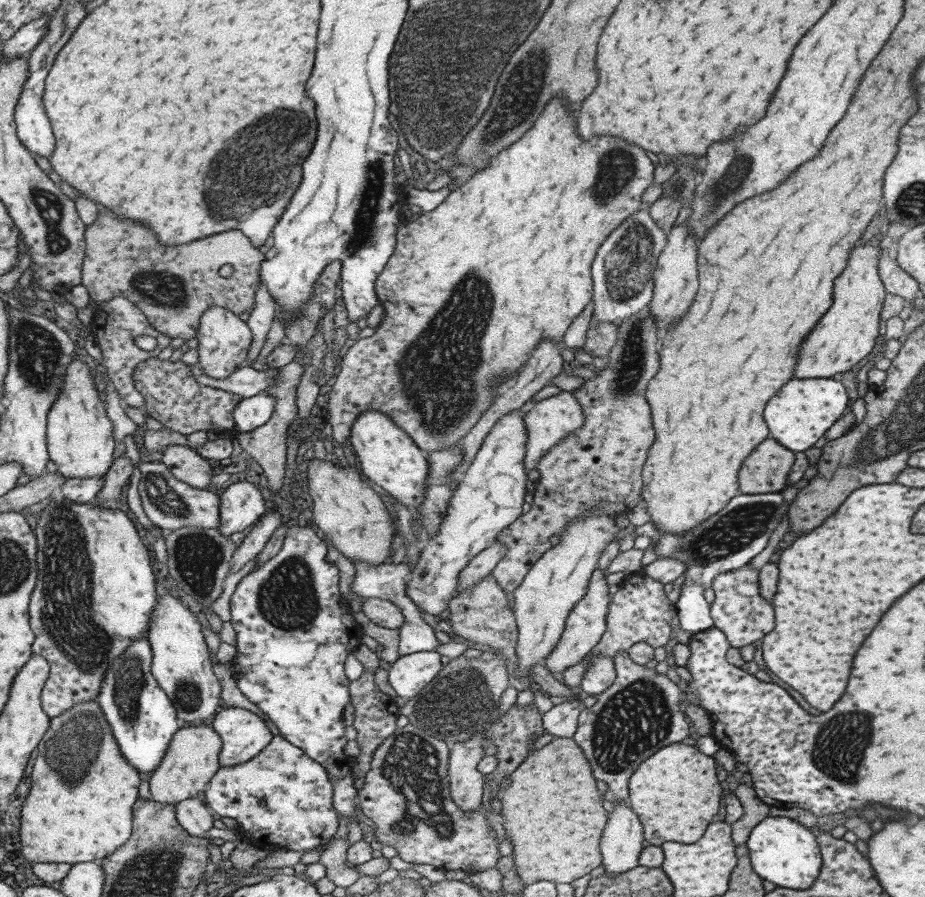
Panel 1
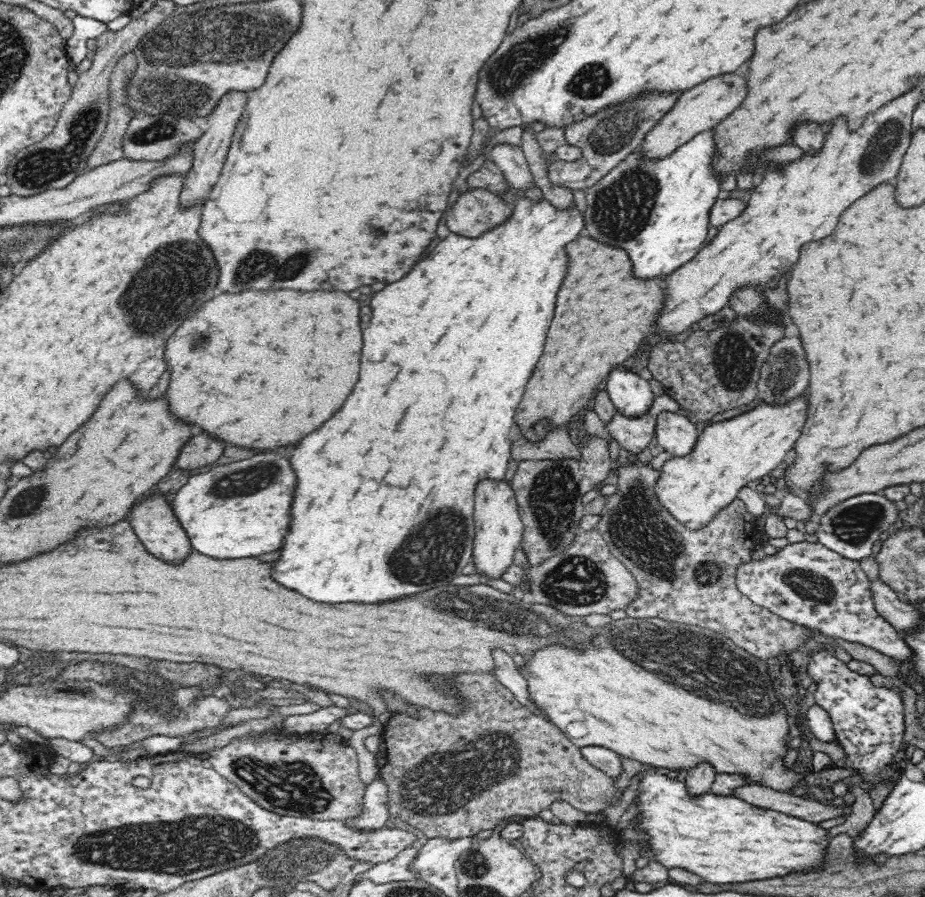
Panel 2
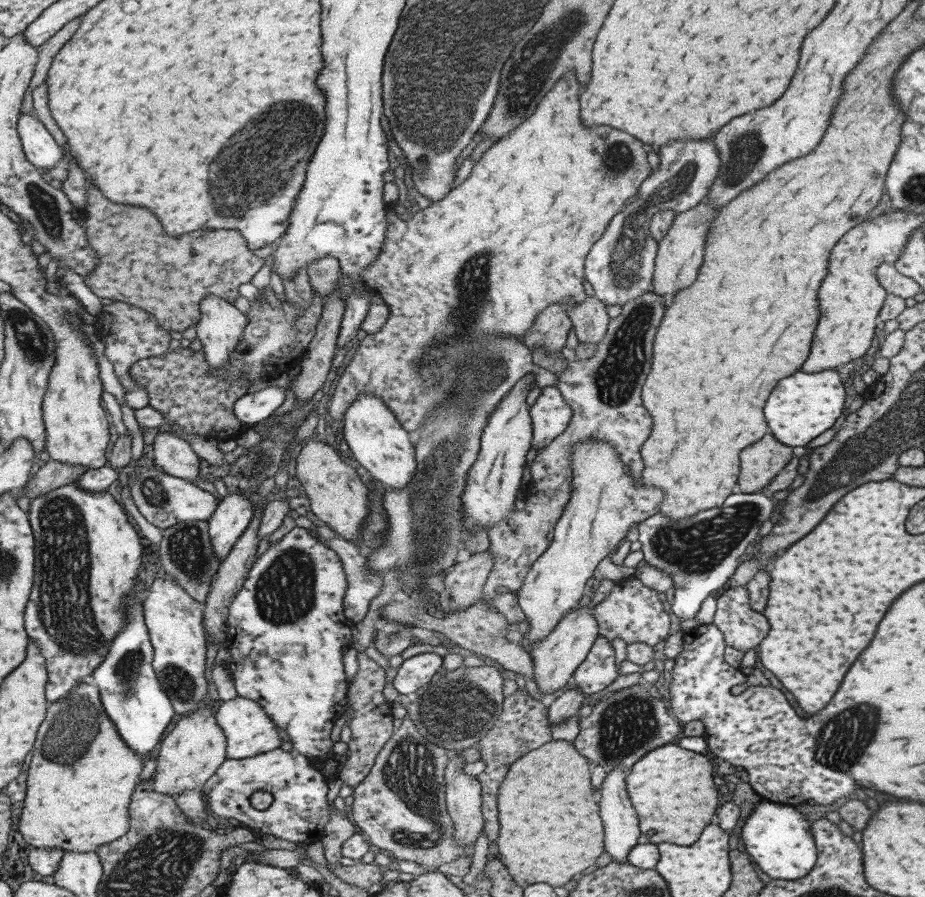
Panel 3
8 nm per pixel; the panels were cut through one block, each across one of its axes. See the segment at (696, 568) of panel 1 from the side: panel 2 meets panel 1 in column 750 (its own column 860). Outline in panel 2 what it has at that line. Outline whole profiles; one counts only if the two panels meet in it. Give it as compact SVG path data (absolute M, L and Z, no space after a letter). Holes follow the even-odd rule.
M859 494L834 505L826 514L823 514L816 534L819 542L826 548L850 560L860 562L862 559L873 556L872 546L881 542L880 534L883 531L892 530L892 524L896 522L898 514L894 501L888 500L884 495Z

